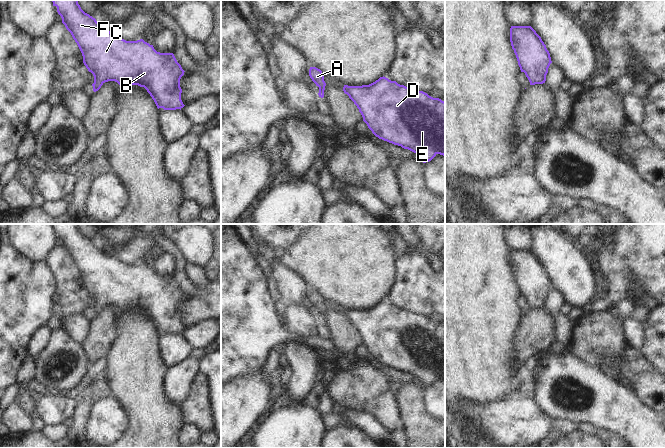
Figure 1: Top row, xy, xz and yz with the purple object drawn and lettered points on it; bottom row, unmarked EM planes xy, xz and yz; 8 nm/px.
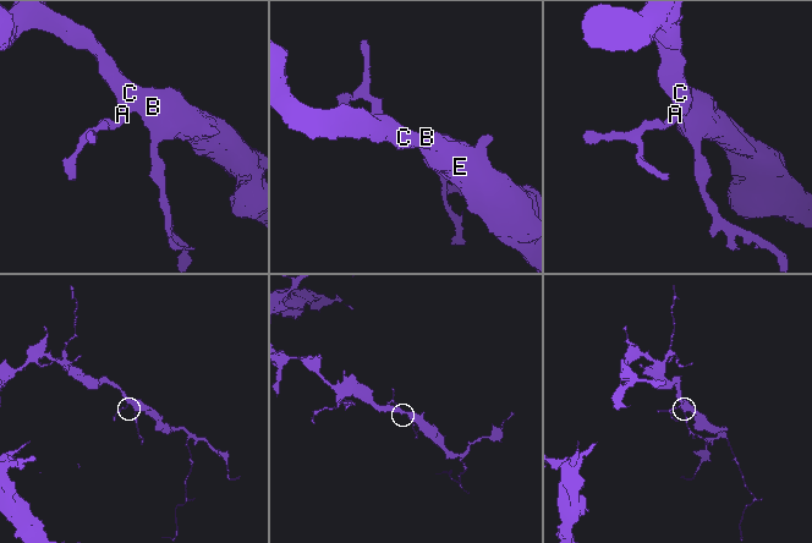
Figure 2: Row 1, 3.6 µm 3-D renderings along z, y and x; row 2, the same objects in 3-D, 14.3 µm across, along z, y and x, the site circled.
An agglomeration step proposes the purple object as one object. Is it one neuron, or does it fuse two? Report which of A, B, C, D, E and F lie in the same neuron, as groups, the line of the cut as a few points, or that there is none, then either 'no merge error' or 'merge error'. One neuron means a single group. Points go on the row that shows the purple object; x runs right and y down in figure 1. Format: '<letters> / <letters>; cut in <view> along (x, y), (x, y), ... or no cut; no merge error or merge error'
A B C D E F; no cut; no merge error

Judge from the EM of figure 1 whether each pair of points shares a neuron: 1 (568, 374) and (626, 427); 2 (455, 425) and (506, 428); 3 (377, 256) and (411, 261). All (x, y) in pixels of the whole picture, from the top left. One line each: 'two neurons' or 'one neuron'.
1: one neuron
2: one neuron
3: two neurons

